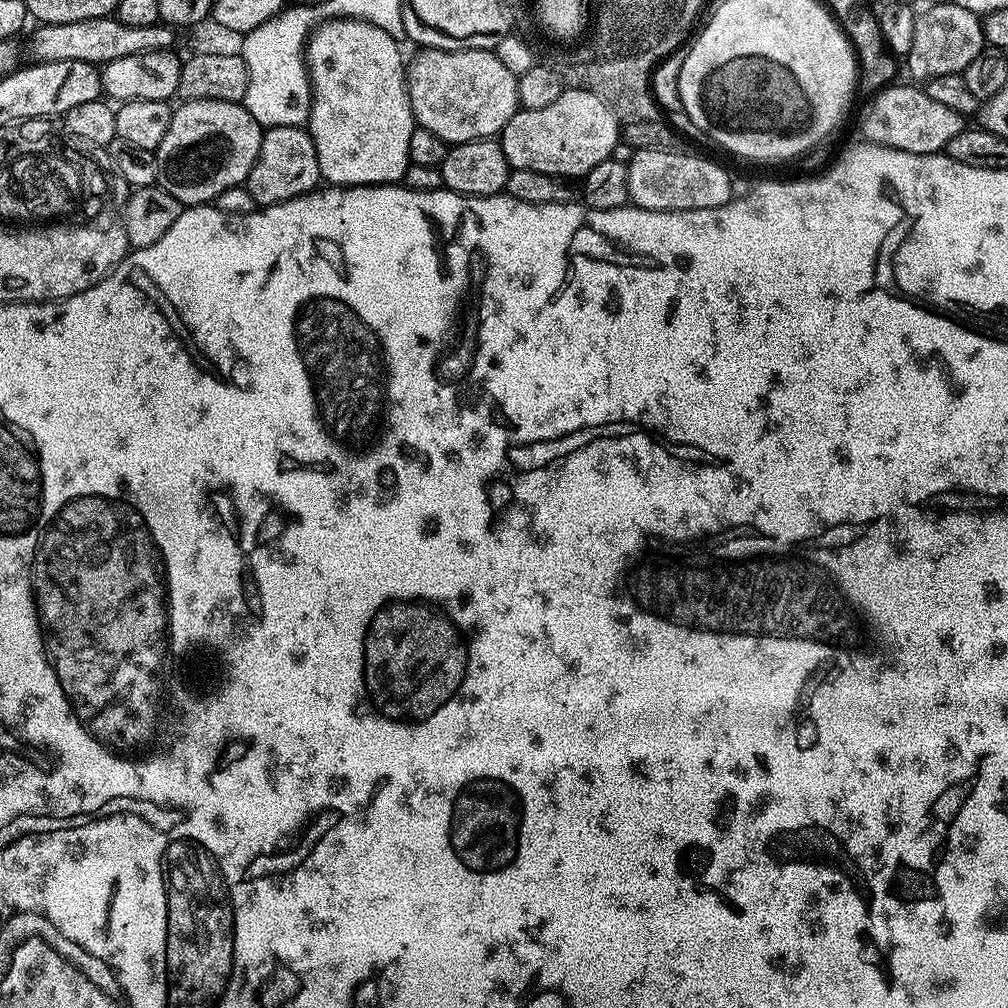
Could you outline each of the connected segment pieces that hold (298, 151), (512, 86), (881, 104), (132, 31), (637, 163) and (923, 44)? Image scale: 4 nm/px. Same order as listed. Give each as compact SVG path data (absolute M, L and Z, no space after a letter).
M278 126L265 131L246 187L250 194L254 194L254 202L258 206L267 206L304 196L313 191L321 180L318 154L311 134L300 126Z
M426 48L417 53L406 68L408 97L417 125L434 130L450 146L499 137L521 103L518 78L498 62L495 51L463 48L447 52Z
M893 83L875 93L872 100L860 112L860 132L870 144L881 144L894 150L906 150L910 154L940 154L948 143L966 126L965 117L959 116L947 106L934 102L923 87L915 83Z
M112 16L86 18L82 22L40 24L36 32L36 52L41 61L73 60L103 66L118 58L143 52L166 52L173 47L177 33L161 22L154 26L126 26Z
M635 149L628 166L628 199L635 207L655 212L681 212L682 210L706 210L728 204L734 199L732 176L720 164L704 156L691 156L691 151L667 152L666 150Z
M955 2L936 4L916 17L914 46L910 46L906 57L908 72L913 76L909 77L916 82L927 82L946 74L963 74L966 66L970 66L970 62L974 62L974 58L978 58L985 47L984 25L977 13Z

